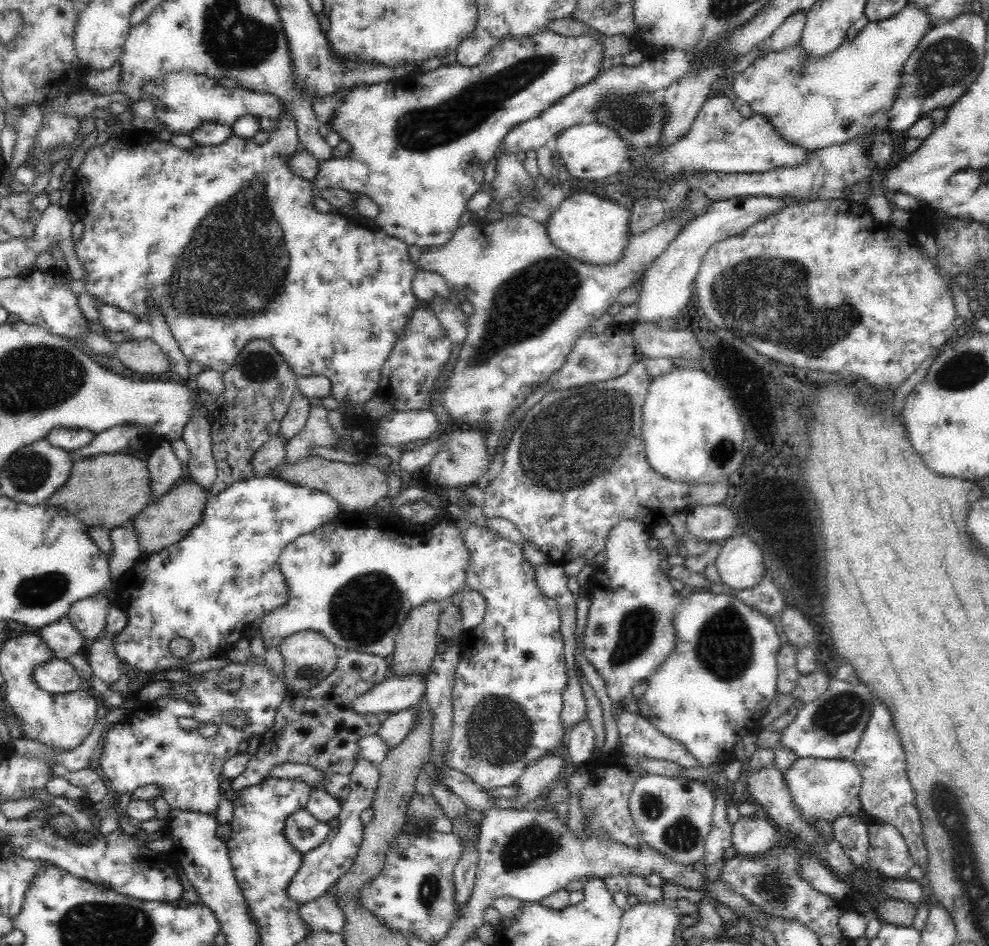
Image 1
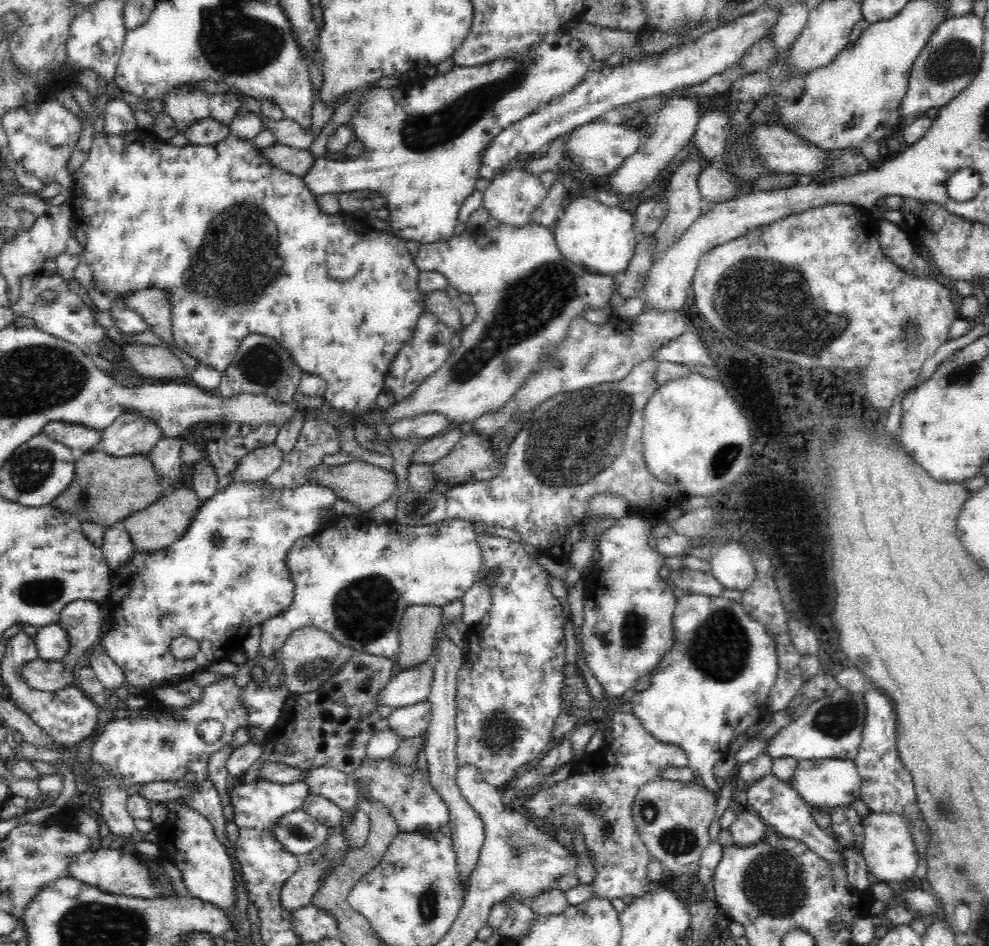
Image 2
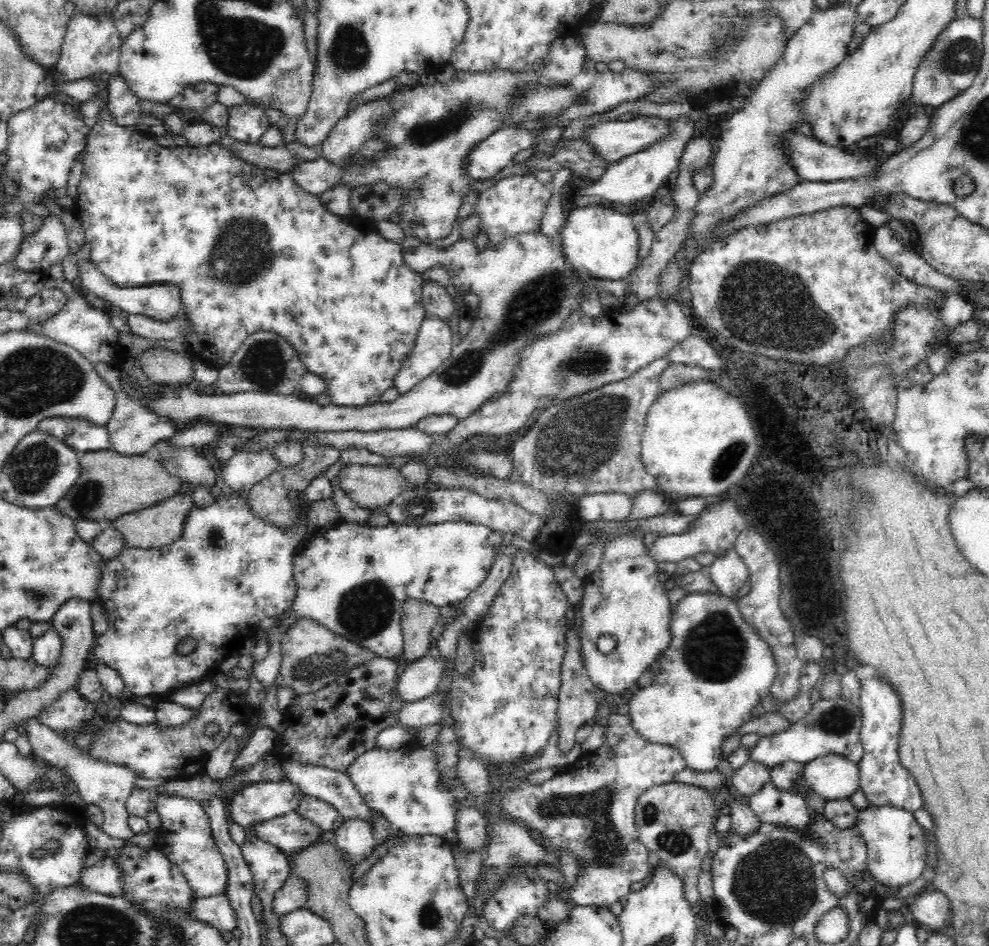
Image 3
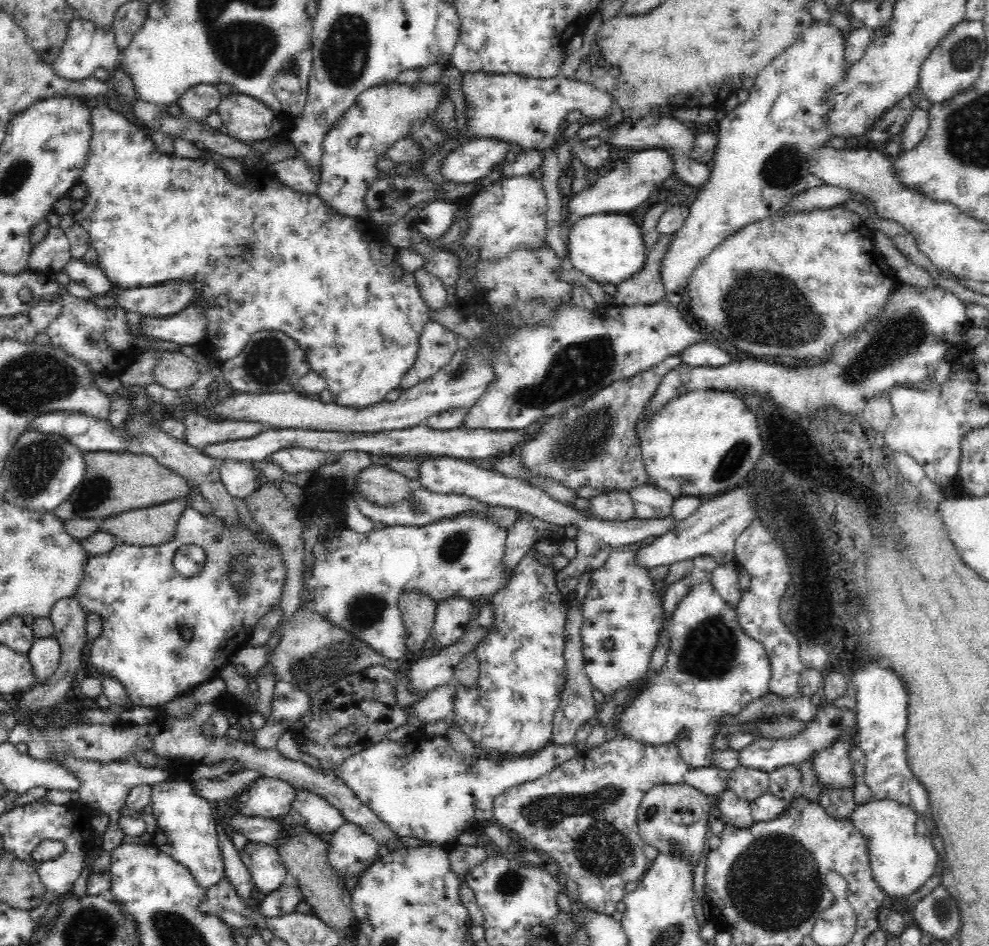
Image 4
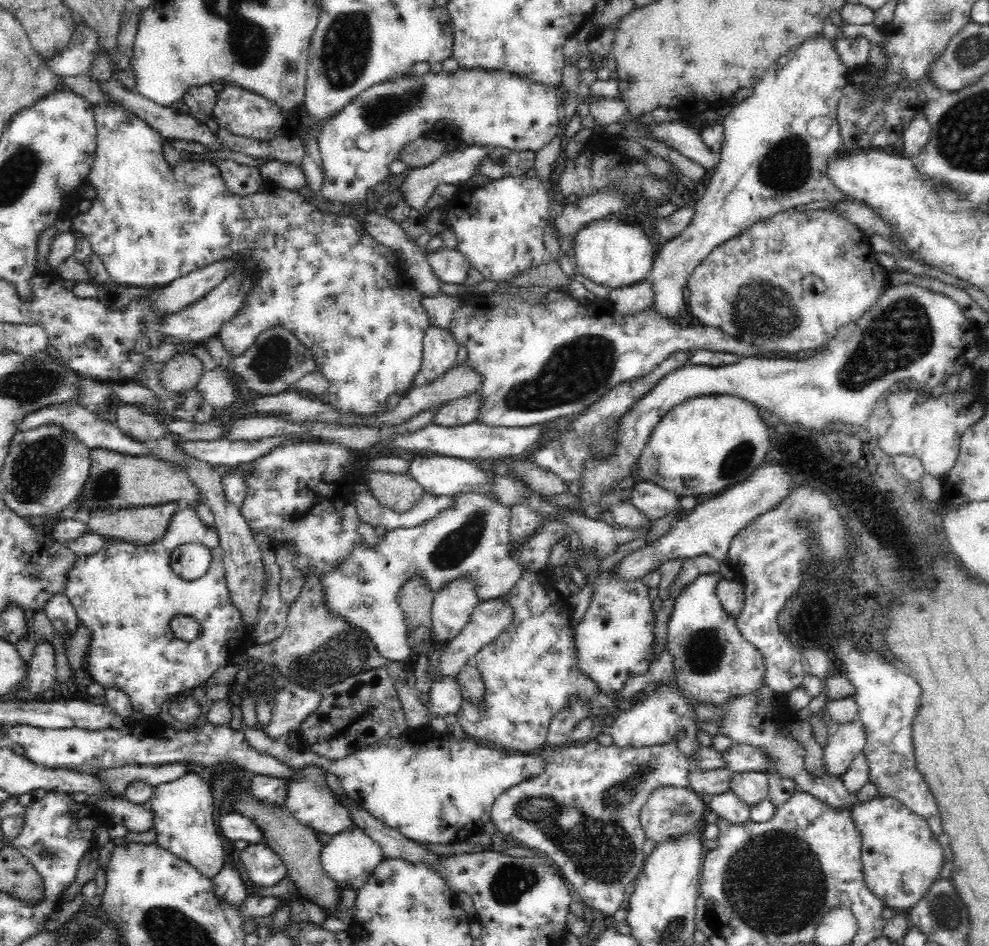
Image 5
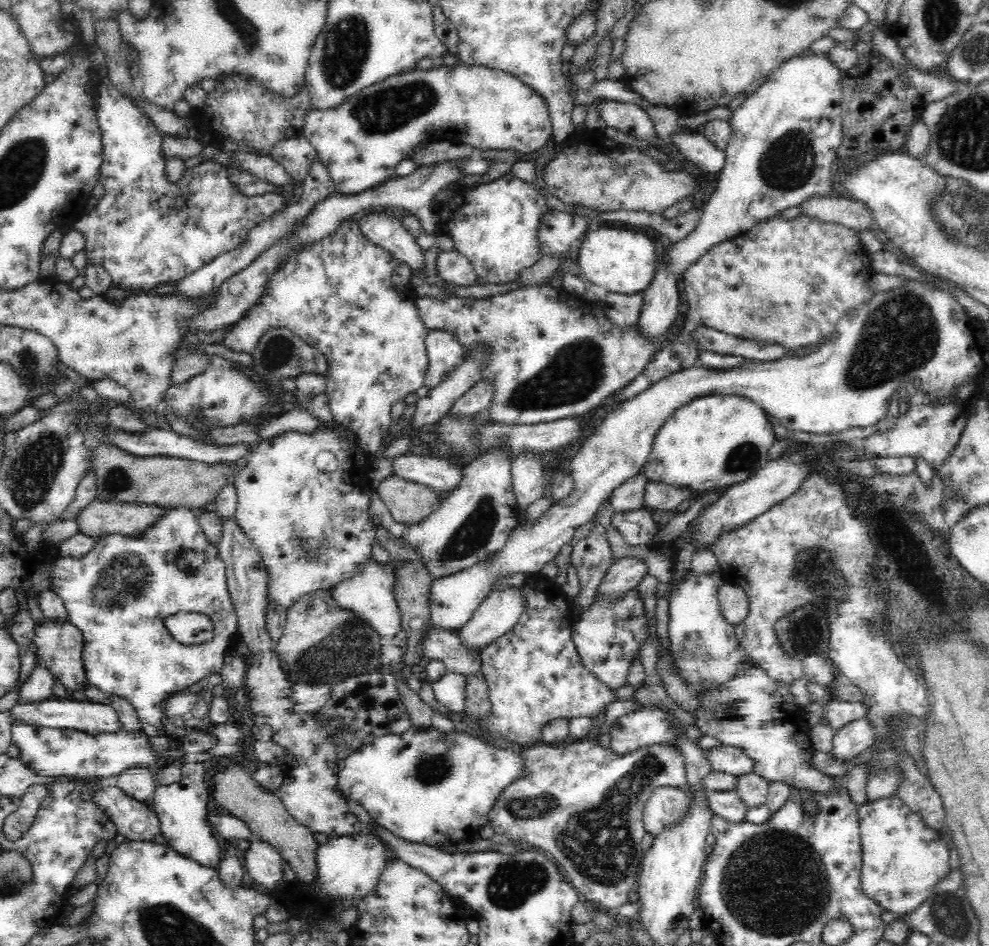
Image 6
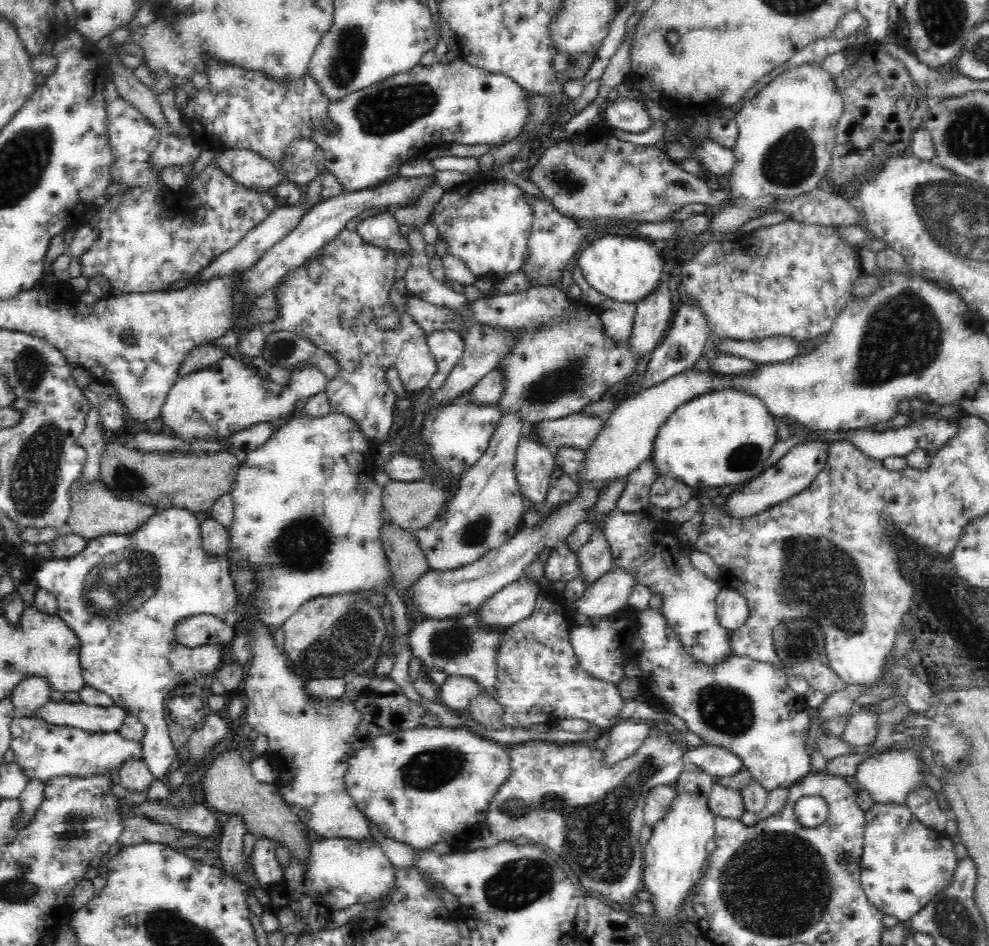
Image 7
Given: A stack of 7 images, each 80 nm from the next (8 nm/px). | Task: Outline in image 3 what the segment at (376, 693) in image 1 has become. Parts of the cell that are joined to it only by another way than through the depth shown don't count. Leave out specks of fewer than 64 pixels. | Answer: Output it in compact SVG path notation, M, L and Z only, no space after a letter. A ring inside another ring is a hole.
M441 654L436 657L424 655L410 663L400 674L394 695L410 703L438 692L439 685L443 682L444 668L446 663Z

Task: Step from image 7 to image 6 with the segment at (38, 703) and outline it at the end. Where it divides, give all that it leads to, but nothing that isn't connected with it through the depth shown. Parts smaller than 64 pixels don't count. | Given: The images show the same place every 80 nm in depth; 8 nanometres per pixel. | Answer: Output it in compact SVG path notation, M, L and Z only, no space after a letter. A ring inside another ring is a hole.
M36 665L28 678L19 685L19 703L39 704L54 698L53 685L52 673L44 665Z

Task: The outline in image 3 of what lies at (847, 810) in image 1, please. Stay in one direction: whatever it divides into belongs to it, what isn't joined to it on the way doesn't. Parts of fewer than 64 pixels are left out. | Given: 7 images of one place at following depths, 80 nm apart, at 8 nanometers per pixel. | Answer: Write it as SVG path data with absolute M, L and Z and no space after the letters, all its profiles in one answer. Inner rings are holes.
M841 755L818 756L803 766L800 788L814 790L824 800L851 798L860 782L859 766Z

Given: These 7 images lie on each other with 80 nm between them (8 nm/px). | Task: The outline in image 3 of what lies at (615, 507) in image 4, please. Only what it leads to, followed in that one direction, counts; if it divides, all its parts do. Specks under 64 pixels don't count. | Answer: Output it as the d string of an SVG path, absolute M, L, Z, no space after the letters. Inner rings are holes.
M597 493L585 495L576 503L577 518L581 522L598 520L628 520L633 500L623 493Z

